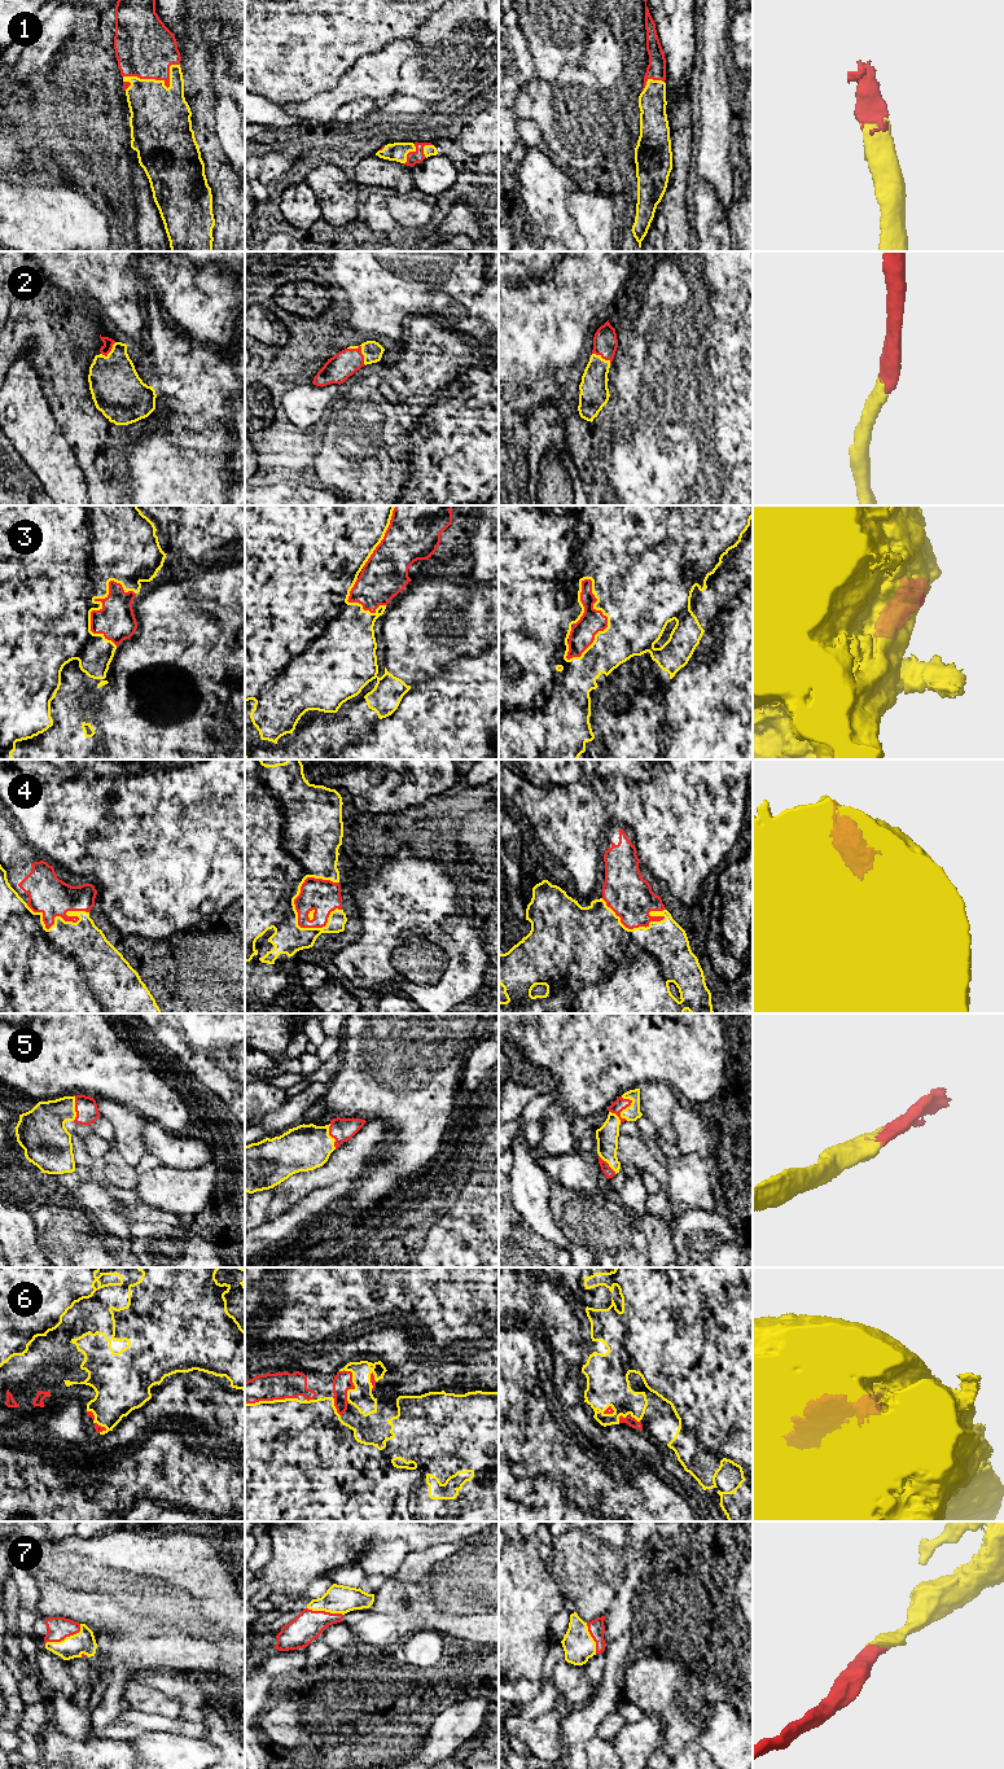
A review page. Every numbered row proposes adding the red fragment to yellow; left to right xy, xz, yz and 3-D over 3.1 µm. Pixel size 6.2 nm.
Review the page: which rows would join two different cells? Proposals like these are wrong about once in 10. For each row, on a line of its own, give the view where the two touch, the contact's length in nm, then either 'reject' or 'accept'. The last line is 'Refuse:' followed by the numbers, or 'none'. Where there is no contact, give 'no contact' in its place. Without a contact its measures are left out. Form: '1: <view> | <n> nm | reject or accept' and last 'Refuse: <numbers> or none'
1: xy | 360 nm | accept
2: xz | 160 nm | accept
3: yz | 550 nm | accept
4: xz | 380 nm | accept
5: yz | 170 nm | accept
6: xz | 340 nm | accept
7: xy | 260 nm | accept
Refuse: none

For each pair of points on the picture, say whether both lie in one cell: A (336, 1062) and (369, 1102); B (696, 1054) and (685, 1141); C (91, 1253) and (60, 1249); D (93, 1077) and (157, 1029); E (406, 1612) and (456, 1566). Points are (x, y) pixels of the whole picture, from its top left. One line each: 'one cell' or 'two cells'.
A: two cells
B: two cells
C: one cell
D: two cells
E: one cell

